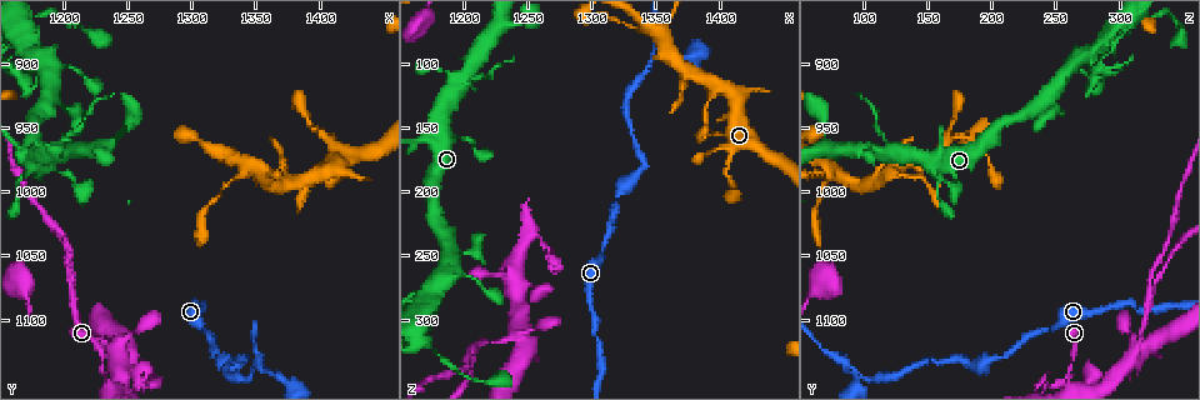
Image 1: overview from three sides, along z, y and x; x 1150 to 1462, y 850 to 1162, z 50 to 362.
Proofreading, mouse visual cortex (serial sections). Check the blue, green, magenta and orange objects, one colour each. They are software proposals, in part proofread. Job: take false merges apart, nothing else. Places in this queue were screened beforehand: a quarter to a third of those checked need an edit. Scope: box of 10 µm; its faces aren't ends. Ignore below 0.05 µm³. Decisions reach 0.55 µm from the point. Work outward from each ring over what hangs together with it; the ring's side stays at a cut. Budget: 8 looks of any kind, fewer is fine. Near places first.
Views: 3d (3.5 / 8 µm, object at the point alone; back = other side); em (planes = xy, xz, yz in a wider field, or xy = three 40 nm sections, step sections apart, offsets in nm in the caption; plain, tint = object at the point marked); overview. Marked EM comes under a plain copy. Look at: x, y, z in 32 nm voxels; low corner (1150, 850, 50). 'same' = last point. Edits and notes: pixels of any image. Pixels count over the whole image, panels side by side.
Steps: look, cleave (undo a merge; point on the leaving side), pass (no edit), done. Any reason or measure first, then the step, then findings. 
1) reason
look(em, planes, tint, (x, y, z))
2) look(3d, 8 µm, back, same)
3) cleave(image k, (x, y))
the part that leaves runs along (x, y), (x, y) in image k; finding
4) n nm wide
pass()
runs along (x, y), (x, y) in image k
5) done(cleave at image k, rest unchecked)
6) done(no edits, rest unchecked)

four arms meet
look(3d, 3.5 µm, (1172, 878, 286))

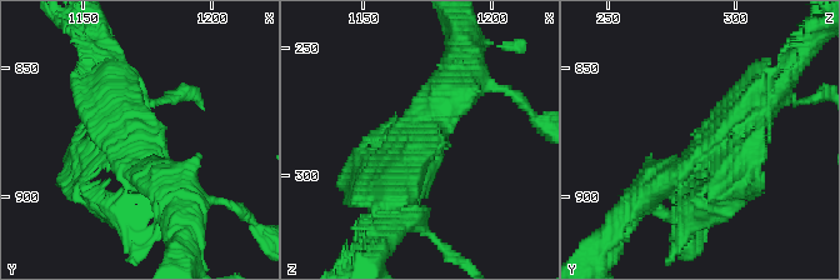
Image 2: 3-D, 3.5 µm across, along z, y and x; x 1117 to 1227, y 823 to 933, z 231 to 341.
now the EM
look(em, xy, step 5, tint, (1171, 880, 287))

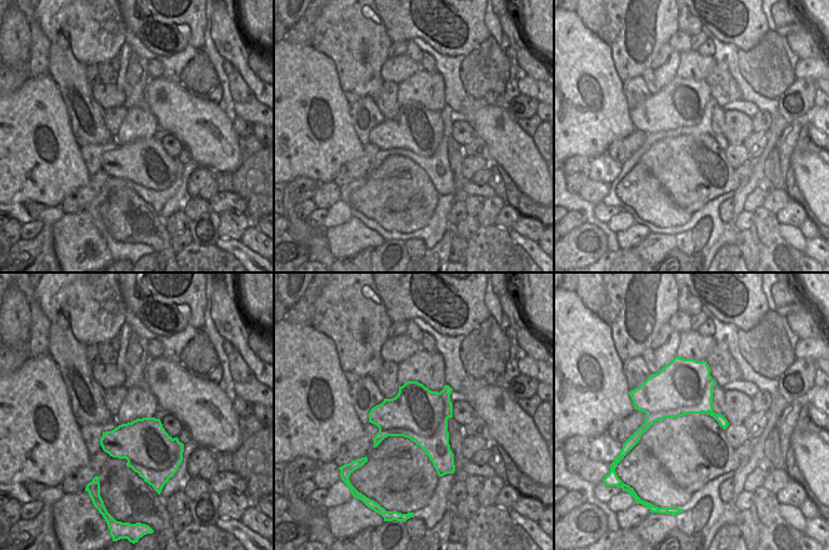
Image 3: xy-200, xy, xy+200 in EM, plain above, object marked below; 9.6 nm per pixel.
cleave(image 2, (755, 168))
the part that leaves runs along (679, 196), (683, 235), (721, 220) in image 2; a second cell is stuck on

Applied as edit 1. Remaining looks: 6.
look(overview)

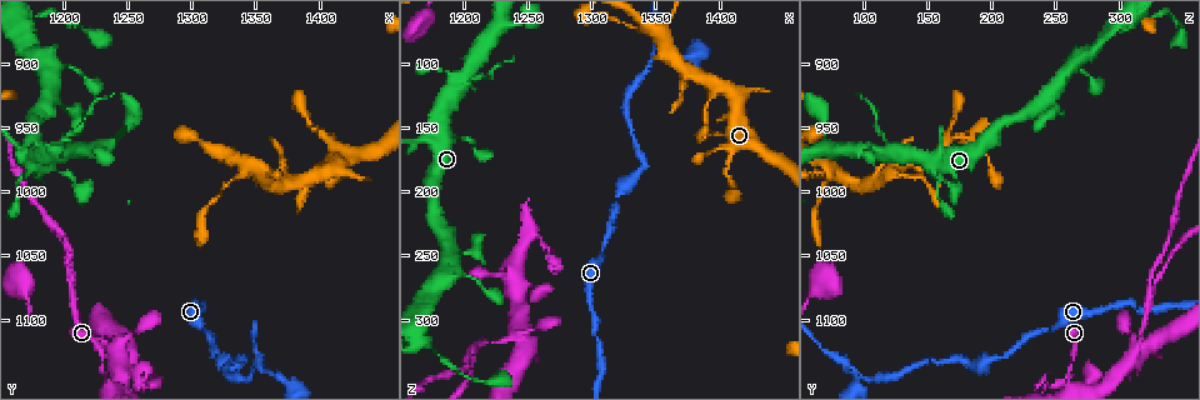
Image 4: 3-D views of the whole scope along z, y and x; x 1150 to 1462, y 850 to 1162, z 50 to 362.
look(3d, 3.5 µm, (1230, 1144, 260))

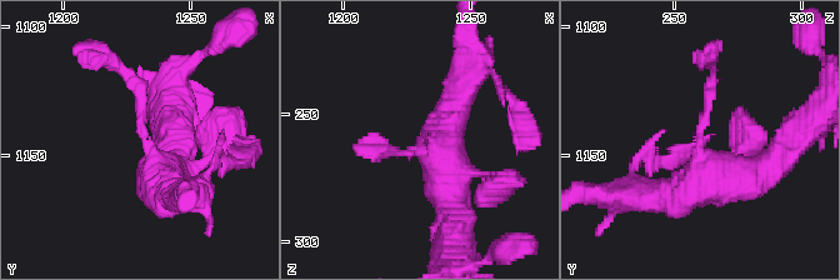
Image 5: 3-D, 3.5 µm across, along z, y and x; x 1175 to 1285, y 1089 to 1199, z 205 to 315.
shape alone is not enough
look(em, planes, tint, (1231, 1142, 260))

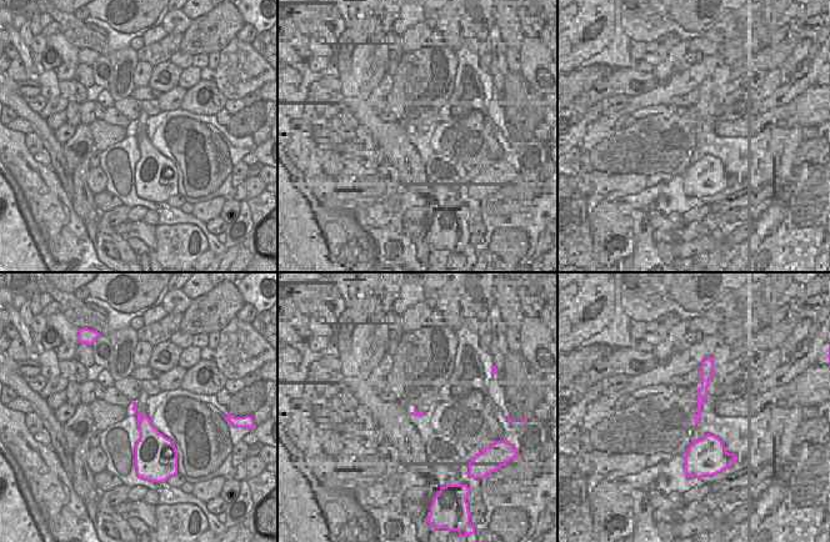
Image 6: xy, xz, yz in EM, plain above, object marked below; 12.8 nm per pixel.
another direction
look(em, xy, step 5, tint, same)

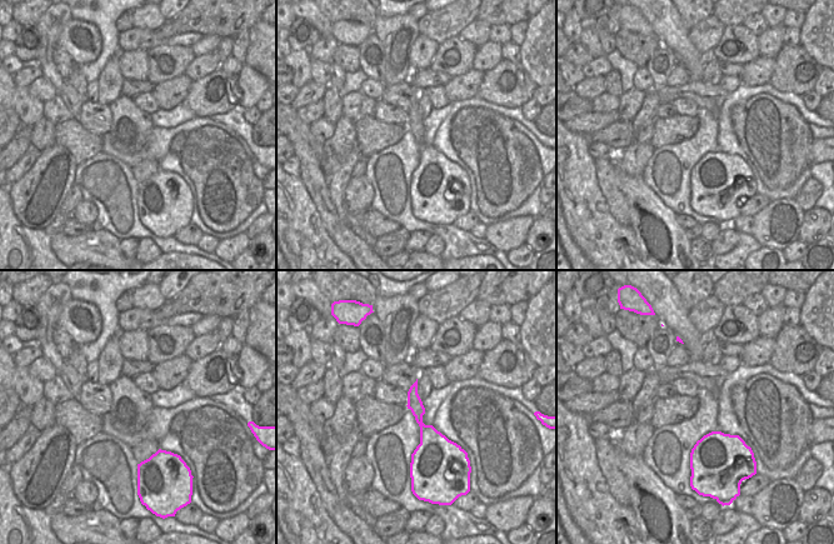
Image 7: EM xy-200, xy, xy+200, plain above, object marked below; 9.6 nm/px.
pass()
runs along (114, 61), (140, 95), (155, 169), (171, 176) in image 5; continuous, no second cell

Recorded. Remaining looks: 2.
sharp bend
look(3d, 3.5 µm, (1342, 1132, 176))

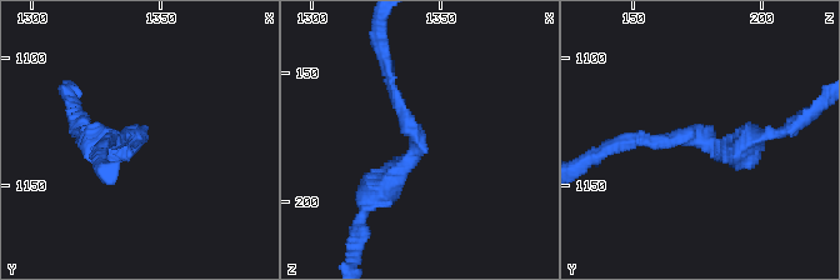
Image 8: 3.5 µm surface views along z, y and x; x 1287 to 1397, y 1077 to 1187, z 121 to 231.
arms of 150, 350 nm
pass()
runs along (368, 205), (418, 148), (386, 71) in image 8; one cell here

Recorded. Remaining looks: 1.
done(cleave at image 2, rest unchecked)

